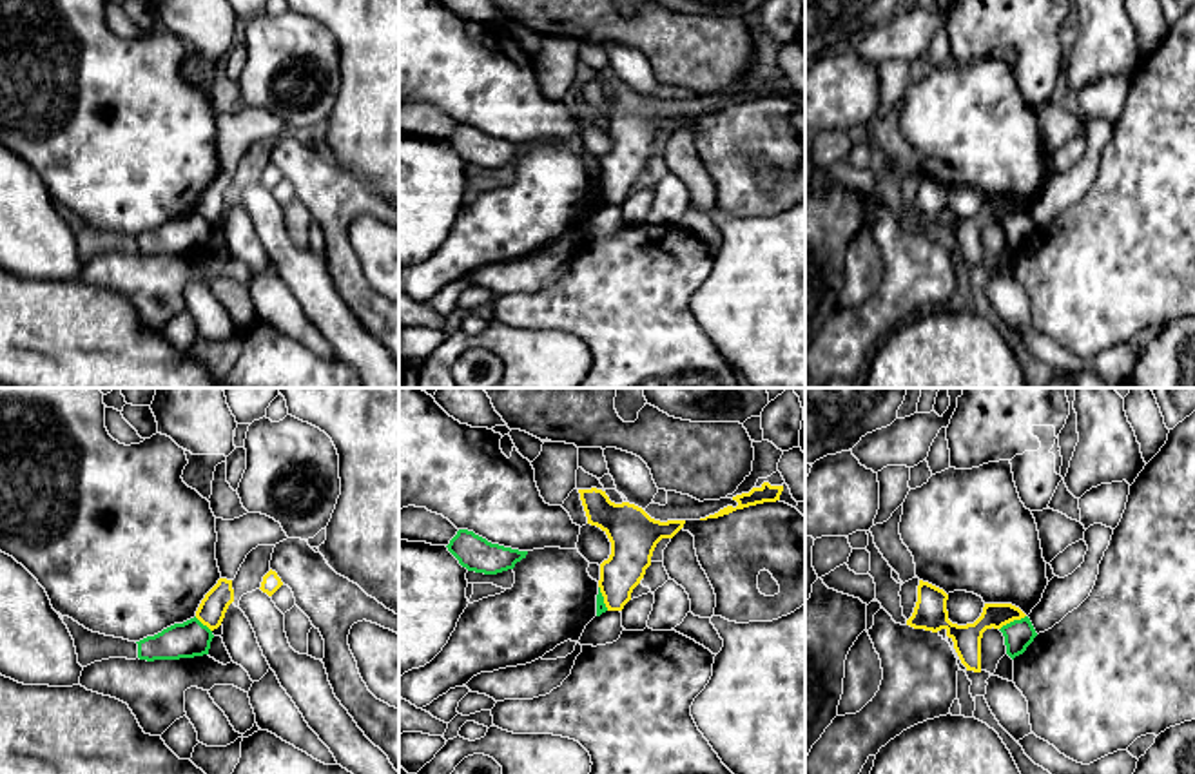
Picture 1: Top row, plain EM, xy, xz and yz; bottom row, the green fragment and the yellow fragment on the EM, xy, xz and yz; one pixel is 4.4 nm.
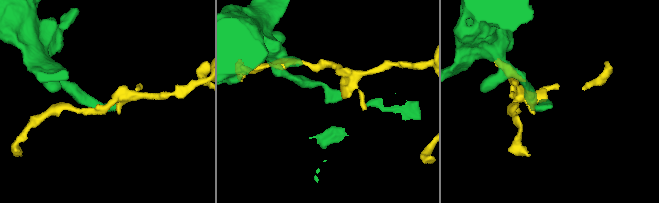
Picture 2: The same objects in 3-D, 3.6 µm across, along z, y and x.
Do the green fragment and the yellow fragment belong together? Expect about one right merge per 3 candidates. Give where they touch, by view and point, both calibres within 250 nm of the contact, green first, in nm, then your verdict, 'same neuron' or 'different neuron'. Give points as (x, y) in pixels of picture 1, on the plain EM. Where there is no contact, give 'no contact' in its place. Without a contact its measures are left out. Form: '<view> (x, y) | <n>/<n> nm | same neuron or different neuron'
yz (1014, 214) | 130/130 nm | different neuron

